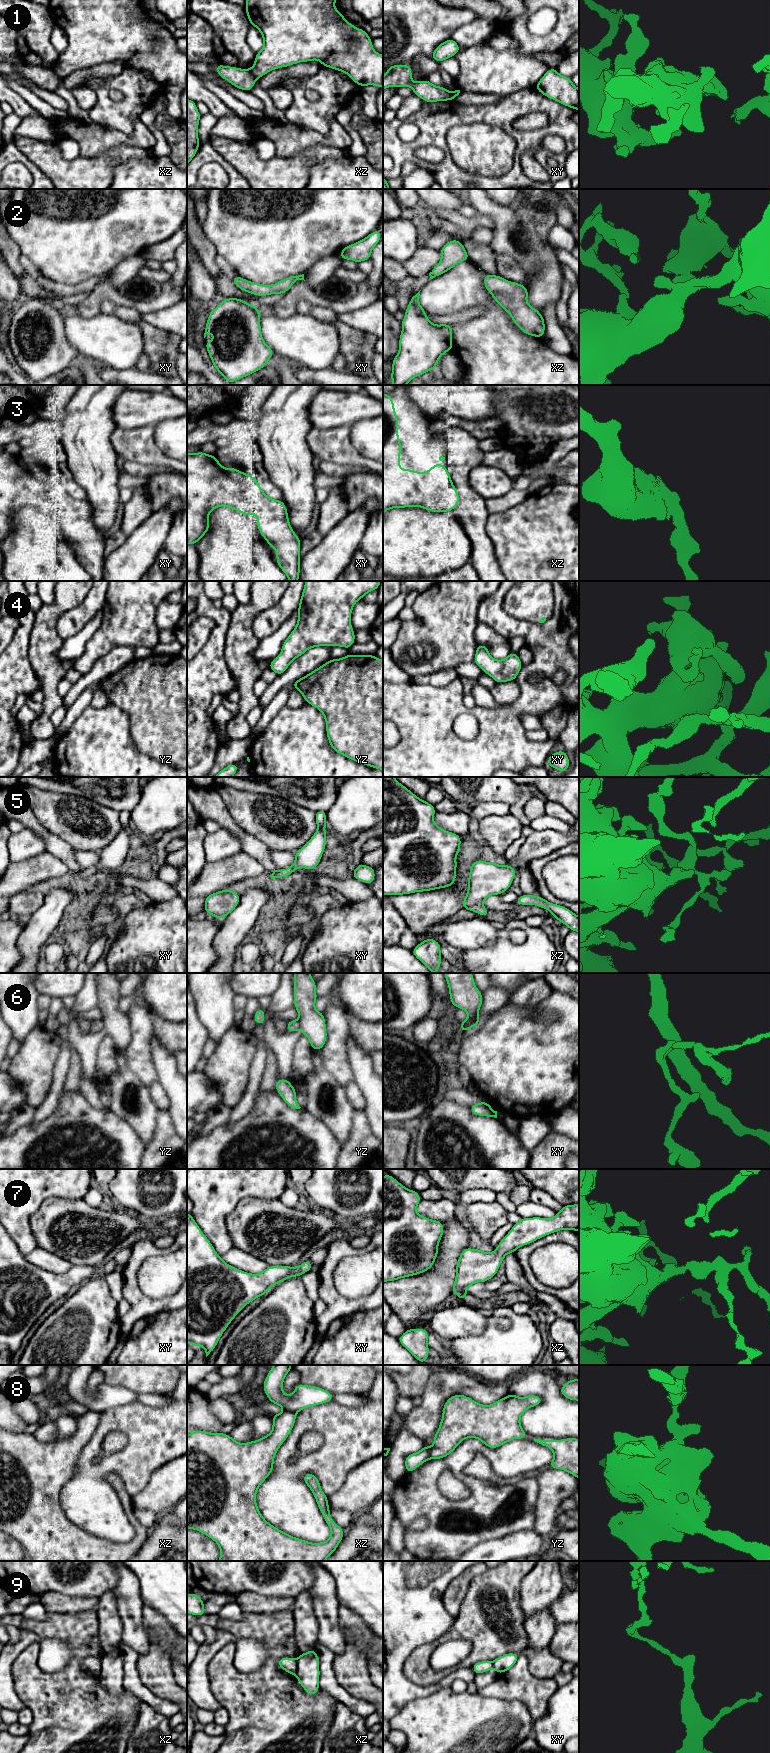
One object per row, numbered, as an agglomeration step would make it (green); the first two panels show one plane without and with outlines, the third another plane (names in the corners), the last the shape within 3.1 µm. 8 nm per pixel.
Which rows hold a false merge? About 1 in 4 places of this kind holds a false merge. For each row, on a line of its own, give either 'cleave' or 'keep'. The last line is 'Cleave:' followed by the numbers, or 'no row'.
1: cleave
2: keep
3: keep
4: keep
5: keep
6: cleave
7: keep
8: cleave
9: cleave
Cleave: 1, 6, 8, 9

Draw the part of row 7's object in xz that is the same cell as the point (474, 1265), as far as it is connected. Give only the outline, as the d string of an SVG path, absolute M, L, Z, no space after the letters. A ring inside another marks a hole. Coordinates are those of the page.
M579 1204L564 1205L562 1209L550 1219L542 1217L522 1218L519 1222L514 1223L512 1229L506 1234L492 1253L486 1253L483 1250L469 1247L462 1250L456 1264L456 1277L450 1293L455 1292L456 1298L465 1300L469 1297L466 1293L467 1288L477 1282L485 1283L494 1277L500 1265L503 1263L503 1258L508 1253L515 1253L519 1247L528 1245L539 1238L543 1238L560 1230L579 1231Z

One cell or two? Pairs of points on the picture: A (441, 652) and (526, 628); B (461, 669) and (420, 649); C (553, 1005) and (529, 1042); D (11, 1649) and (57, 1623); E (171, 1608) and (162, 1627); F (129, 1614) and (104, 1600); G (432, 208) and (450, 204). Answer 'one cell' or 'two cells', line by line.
A: two cells
B: two cells
C: one cell
D: two cells
E: two cells
F: two cells
G: one cell

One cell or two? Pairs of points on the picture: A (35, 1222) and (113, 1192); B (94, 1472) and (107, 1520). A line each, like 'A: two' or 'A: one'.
A: two
B: one

